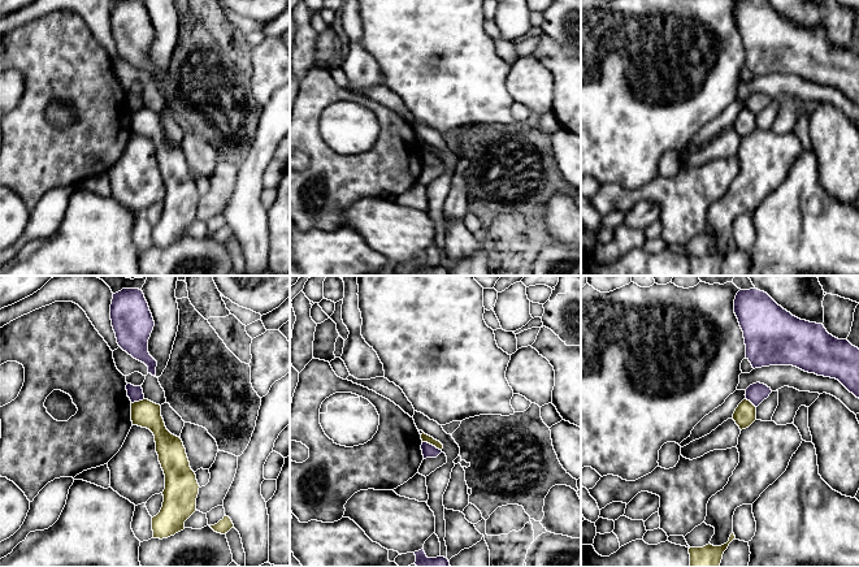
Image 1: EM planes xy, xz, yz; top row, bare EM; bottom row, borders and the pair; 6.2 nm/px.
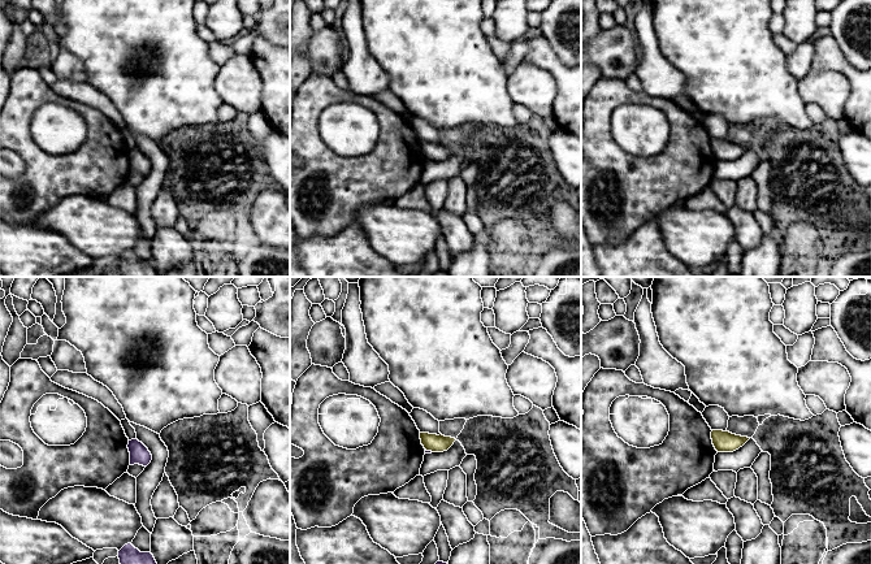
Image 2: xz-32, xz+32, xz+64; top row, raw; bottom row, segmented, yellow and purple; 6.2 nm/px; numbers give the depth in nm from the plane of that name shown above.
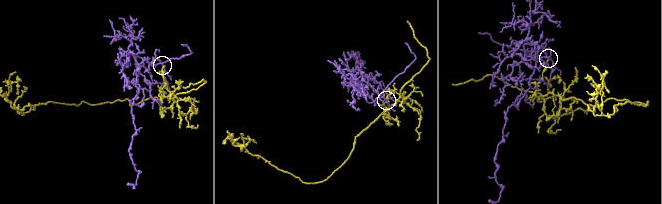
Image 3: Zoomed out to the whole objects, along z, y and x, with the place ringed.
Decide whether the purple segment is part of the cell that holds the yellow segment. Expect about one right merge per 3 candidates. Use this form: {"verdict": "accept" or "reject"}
{"verdict": "reject"}

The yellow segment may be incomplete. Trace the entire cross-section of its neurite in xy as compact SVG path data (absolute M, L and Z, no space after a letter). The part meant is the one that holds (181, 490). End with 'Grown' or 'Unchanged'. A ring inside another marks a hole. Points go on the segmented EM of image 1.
M148 399L131 403L133 425L149 429L155 436L156 453L165 475L164 502L160 512L152 518L153 538L168 538L185 529L185 521L196 511L199 484L195 472L190 467L186 449L179 437L172 434L161 416L161 406Z. Unchanged

